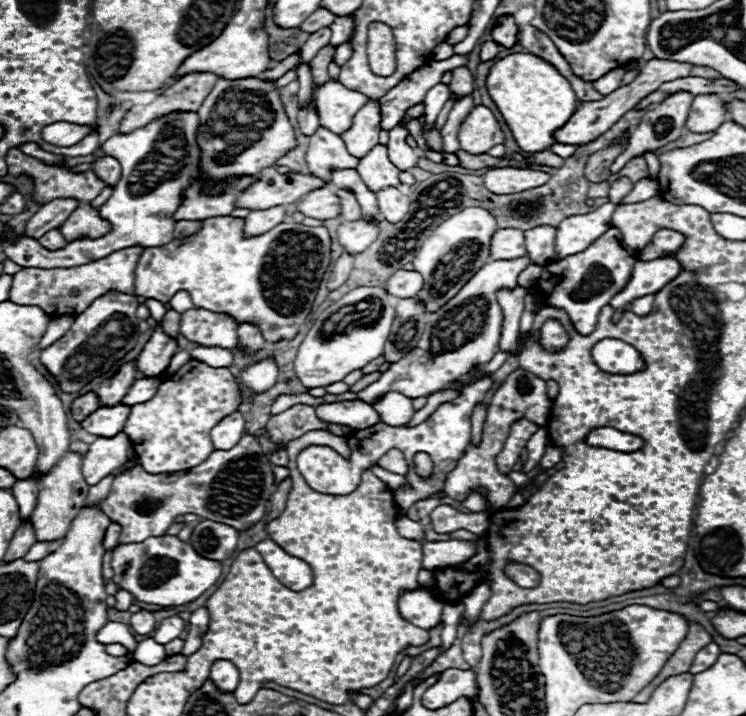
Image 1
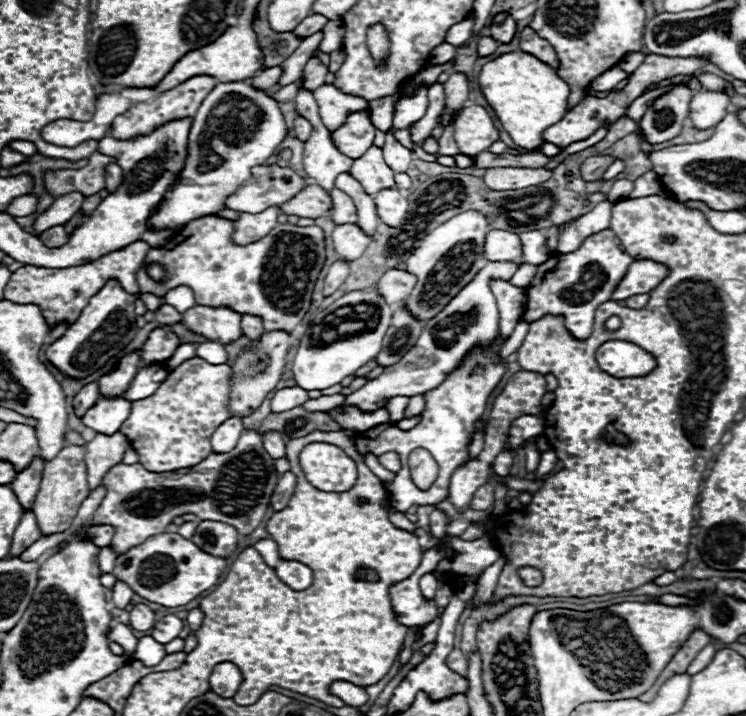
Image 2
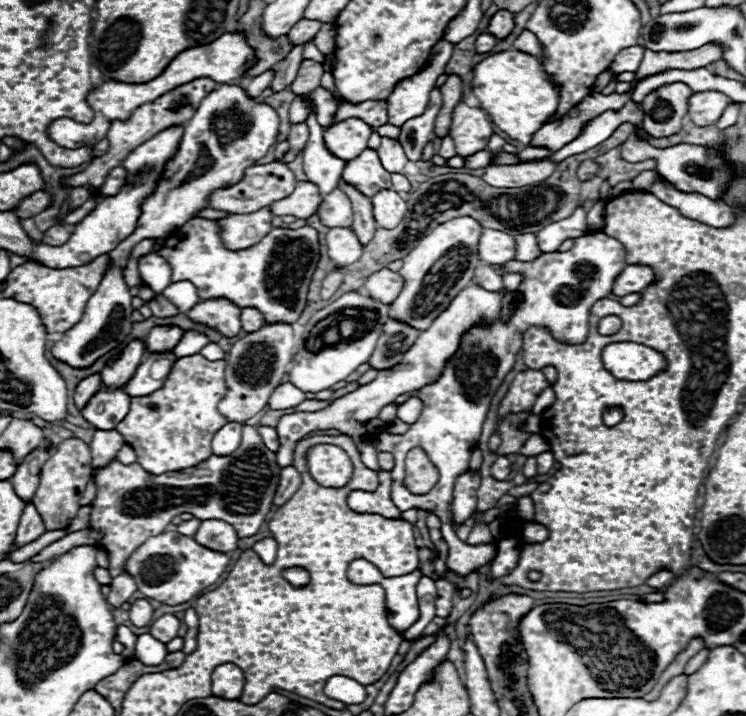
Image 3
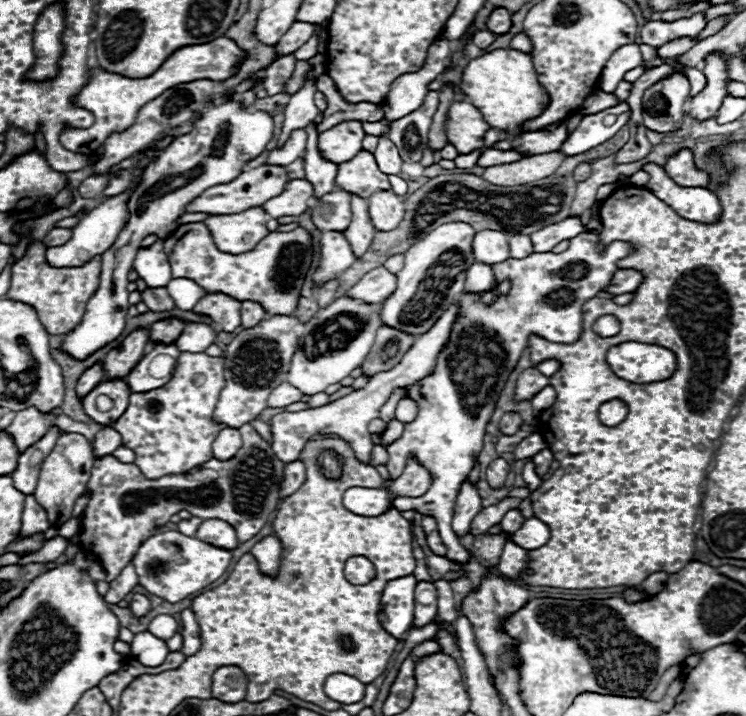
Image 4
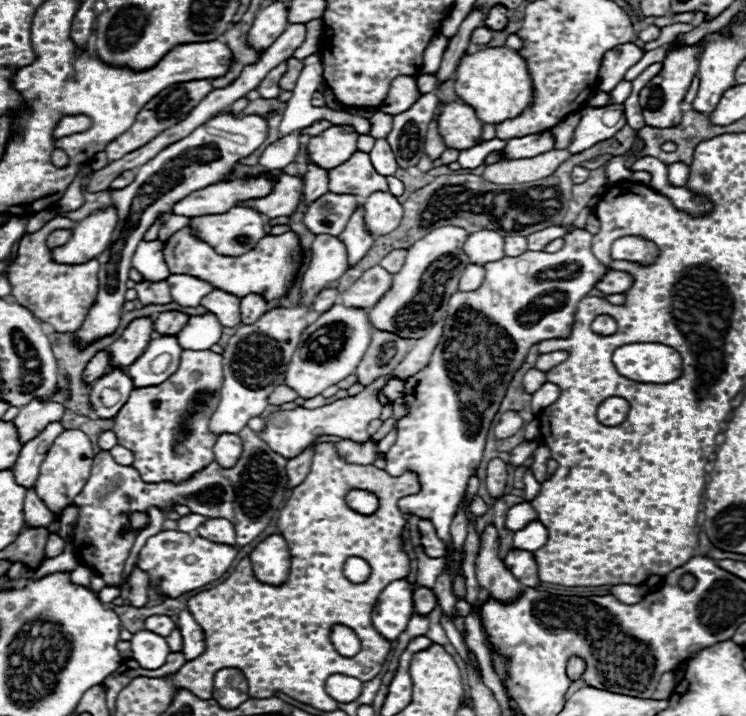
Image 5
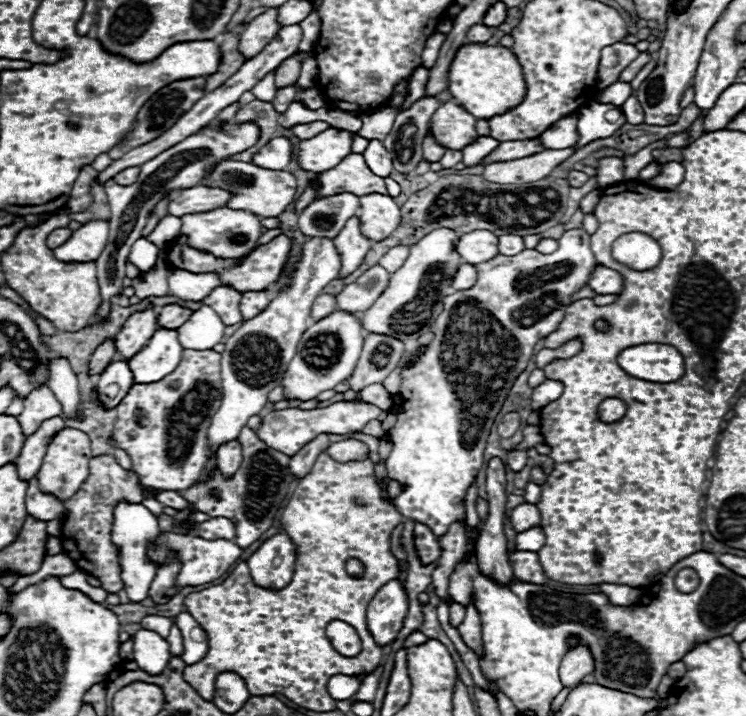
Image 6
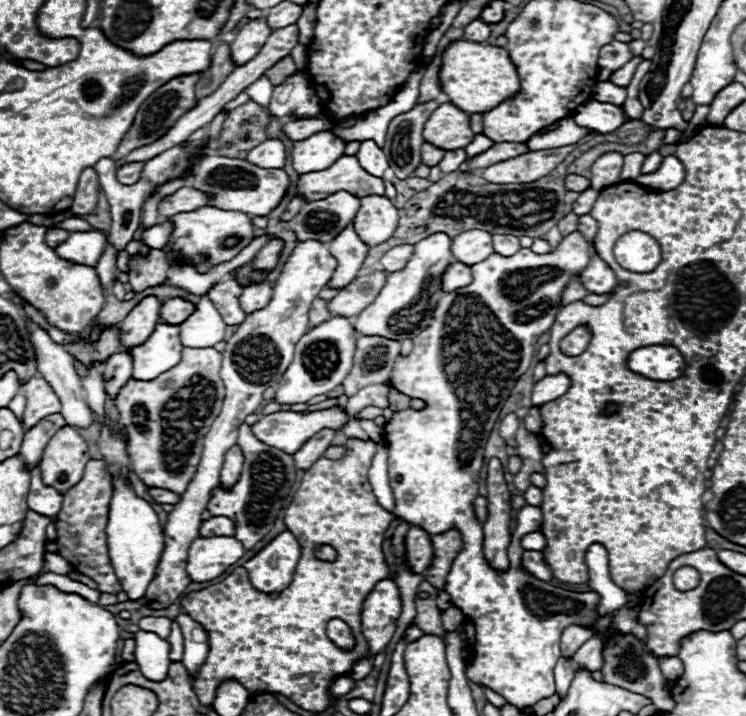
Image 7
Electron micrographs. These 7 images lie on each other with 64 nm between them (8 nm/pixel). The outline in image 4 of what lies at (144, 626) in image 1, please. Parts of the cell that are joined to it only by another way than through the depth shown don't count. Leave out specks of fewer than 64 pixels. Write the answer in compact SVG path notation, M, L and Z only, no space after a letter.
M134 594L132 602L130 602L130 610L132 610L134 618L142 618L152 610L152 606L150 606L150 600L144 594Z

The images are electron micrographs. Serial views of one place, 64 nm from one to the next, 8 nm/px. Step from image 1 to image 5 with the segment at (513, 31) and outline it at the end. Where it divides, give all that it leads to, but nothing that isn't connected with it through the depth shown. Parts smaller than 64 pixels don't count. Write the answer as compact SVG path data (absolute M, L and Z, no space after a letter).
M494 6L490 8L484 24L490 28L490 30L504 30L506 24L508 24L508 10L504 6Z

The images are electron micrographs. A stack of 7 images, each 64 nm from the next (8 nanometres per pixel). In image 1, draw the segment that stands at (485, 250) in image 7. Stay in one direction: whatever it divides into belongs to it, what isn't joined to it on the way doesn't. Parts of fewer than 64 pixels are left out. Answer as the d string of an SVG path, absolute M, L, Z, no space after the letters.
M500 228L490 244L492 260L514 260L526 256L524 232L516 228Z

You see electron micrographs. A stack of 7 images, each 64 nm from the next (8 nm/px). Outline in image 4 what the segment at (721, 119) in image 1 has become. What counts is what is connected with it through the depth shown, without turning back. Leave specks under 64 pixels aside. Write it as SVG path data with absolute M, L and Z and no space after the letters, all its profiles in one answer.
M708 56L704 74L708 78L708 86L688 102L688 108L690 108L688 114L700 122L716 118L722 106L722 100L726 98L726 82L730 80L726 76L726 66L722 56Z

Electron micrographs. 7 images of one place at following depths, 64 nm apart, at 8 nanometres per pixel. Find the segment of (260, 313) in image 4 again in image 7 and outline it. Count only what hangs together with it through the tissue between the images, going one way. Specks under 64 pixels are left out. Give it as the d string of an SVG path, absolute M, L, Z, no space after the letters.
M260 282L260 284L252 284L252 286L246 286L242 290L242 296L240 296L240 304L242 304L242 310L246 314L250 312L256 312L258 308L264 308L272 298L272 284L270 282Z

